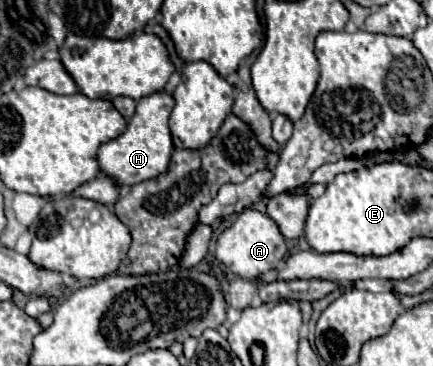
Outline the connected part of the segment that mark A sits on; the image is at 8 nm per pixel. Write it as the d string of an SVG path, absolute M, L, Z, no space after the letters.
M244 210L236 222L226 228L218 240L216 240L216 258L218 262L222 262L230 272L234 272L236 276L250 280L256 276L264 276L272 270L276 270L286 254L286 244L284 238L278 230L278 226L262 212L258 210Z

